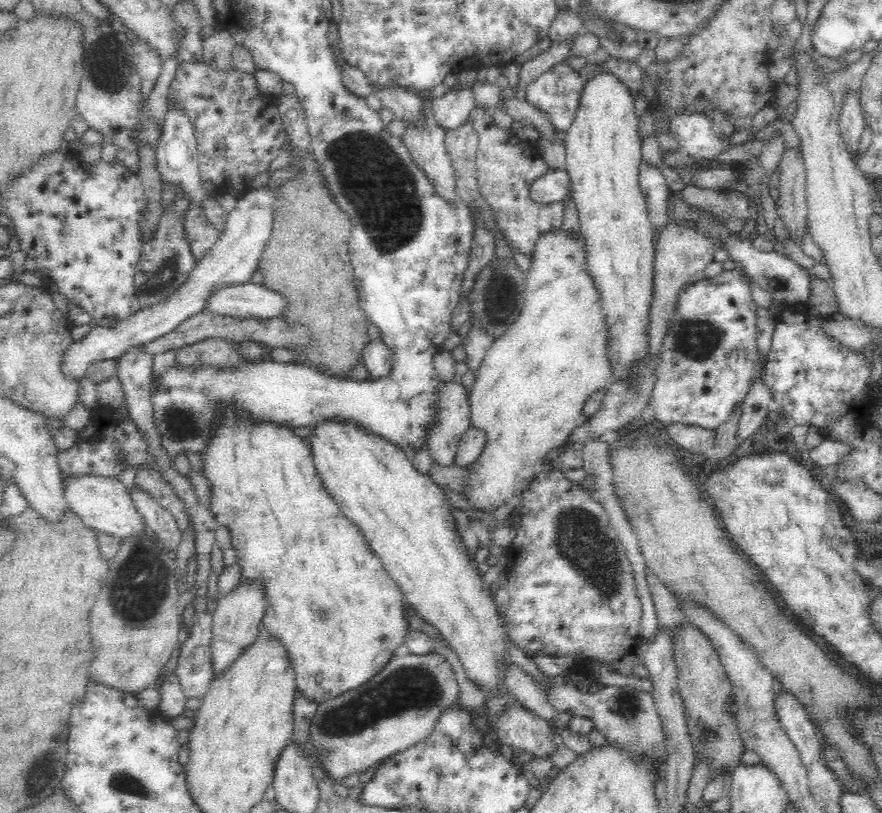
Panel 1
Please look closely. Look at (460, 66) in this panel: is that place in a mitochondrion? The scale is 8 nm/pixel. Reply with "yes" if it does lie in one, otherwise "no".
no

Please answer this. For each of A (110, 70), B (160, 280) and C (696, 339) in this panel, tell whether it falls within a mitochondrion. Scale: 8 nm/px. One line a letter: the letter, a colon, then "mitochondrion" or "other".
A: mitochondrion
B: mitochondrion
C: mitochondrion

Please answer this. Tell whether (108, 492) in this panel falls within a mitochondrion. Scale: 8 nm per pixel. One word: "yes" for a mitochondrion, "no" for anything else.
no

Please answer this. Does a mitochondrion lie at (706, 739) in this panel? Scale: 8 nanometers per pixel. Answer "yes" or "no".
yes

